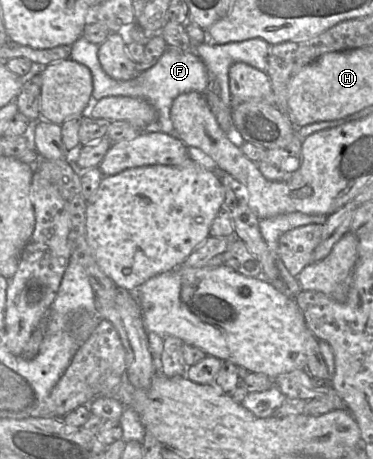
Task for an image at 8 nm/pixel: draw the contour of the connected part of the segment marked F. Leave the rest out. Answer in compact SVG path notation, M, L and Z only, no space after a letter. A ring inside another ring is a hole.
M80 37L71 46L70 59L87 66L92 74L92 101L108 96L127 96L146 100L157 111L156 124L149 125L144 131L162 131L171 134L174 131L170 113L174 99L182 93L195 91L205 94L208 85L208 71L202 59L192 51L183 51L177 47L167 47L166 51L150 69L142 71L133 79L118 81L103 70L98 60L98 45Z

